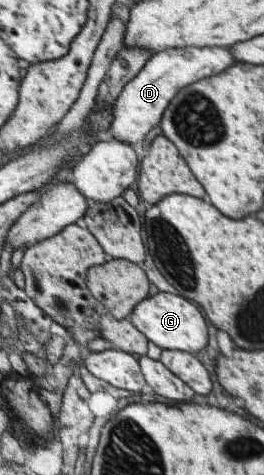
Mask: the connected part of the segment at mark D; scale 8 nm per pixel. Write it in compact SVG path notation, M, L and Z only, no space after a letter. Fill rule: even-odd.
M186 46L166 49L154 53L140 73L128 81L120 97L116 99L114 120L108 136L120 141L136 144L136 142L149 142L154 133L154 126L161 126L164 111L172 104L176 97L188 84L202 80L204 76L214 76L224 72L232 62L231 50L224 46Z

